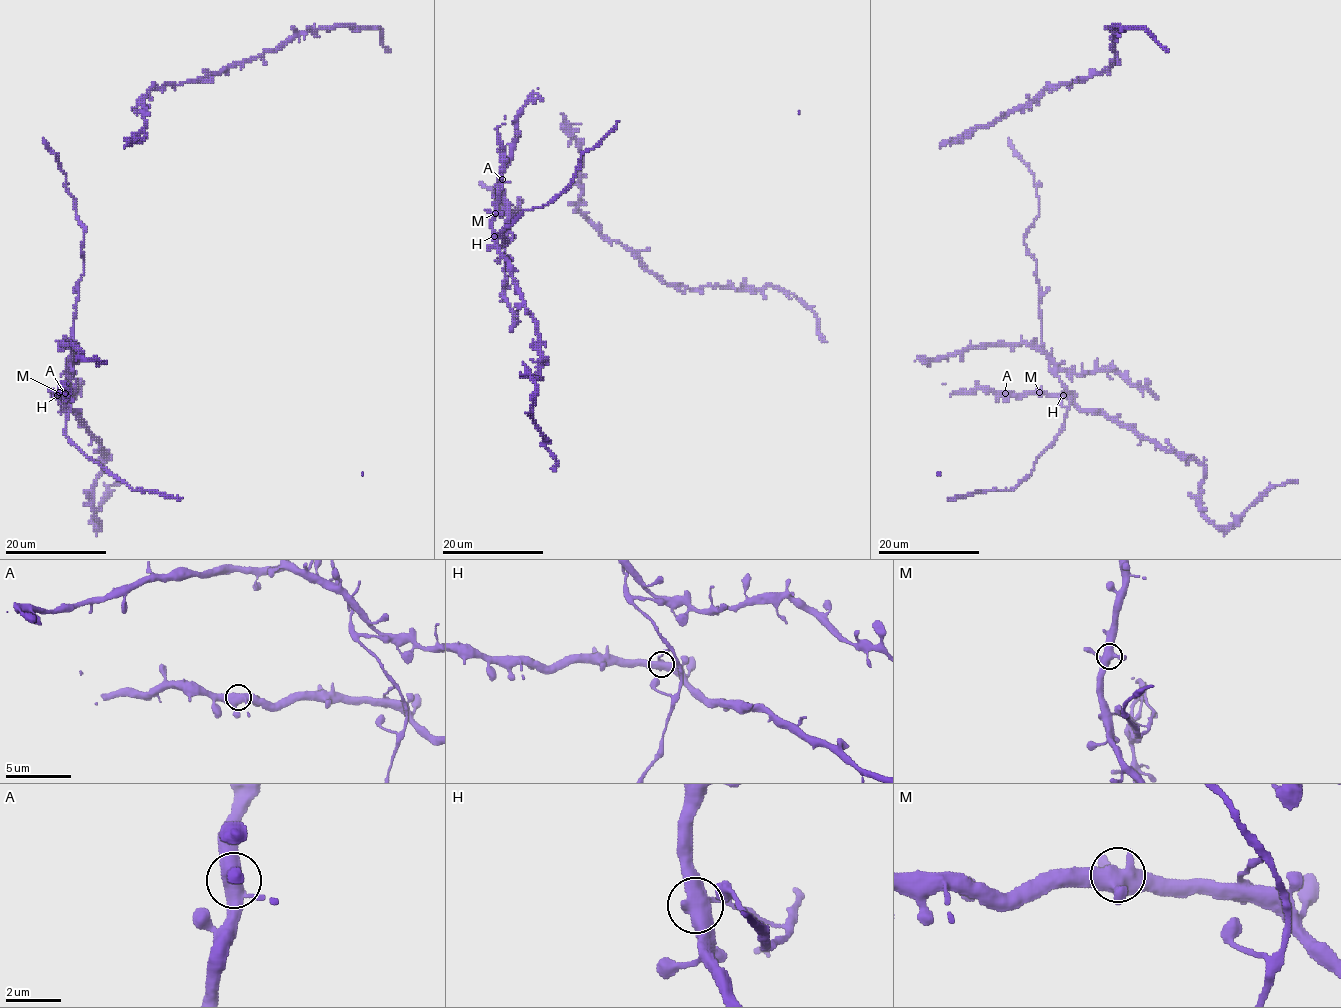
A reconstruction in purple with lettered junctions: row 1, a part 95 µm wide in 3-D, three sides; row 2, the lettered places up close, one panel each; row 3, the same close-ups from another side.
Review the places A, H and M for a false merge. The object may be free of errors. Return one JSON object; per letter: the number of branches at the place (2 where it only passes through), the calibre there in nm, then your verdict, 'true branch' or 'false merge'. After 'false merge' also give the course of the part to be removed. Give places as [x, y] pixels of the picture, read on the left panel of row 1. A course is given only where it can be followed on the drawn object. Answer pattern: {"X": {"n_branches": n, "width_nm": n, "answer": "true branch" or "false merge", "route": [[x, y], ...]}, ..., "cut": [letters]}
{"A": {"n_branches": 4, "width_nm": 480, "answer": "true branch"}, "H": {"n_branches": 4, "width_nm": 480, "answer": "true branch"}, "M": {"n_branches": 4, "width_nm": 500, "answer": "true branch"}, "cut": []}

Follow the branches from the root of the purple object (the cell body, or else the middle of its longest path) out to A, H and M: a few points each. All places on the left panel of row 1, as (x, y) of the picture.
A: (83, 256), (84, 270), (78, 283), (70, 358), (75, 386), (56, 393), (61, 396), (65, 393)
H: (83, 256), (84, 270), (78, 283), (70, 358), (75, 386), (58, 395)
M: (83, 256), (84, 270), (78, 283), (70, 358), (75, 386), (59, 392)

